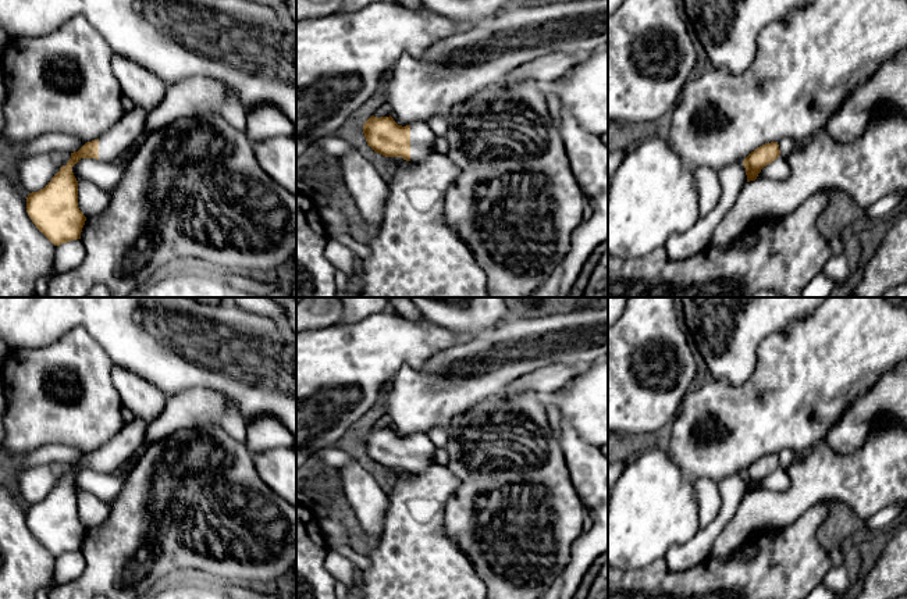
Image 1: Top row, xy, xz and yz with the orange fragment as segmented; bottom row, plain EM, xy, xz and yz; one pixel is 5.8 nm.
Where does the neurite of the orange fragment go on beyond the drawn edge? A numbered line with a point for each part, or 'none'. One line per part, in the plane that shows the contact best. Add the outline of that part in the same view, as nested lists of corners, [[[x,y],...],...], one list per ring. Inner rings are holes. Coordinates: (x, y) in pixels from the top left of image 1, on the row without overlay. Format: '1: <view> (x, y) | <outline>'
1: xz (422, 449) | [[[427,434],[410,436],[410,473],[420,473],[434,464],[435,446]]]

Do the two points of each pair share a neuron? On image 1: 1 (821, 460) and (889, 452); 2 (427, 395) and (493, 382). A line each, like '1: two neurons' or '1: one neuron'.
1: one neuron
2: one neuron

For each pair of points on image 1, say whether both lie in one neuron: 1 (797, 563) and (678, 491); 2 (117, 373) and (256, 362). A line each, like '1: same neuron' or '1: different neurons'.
1: different neurons
2: different neurons

